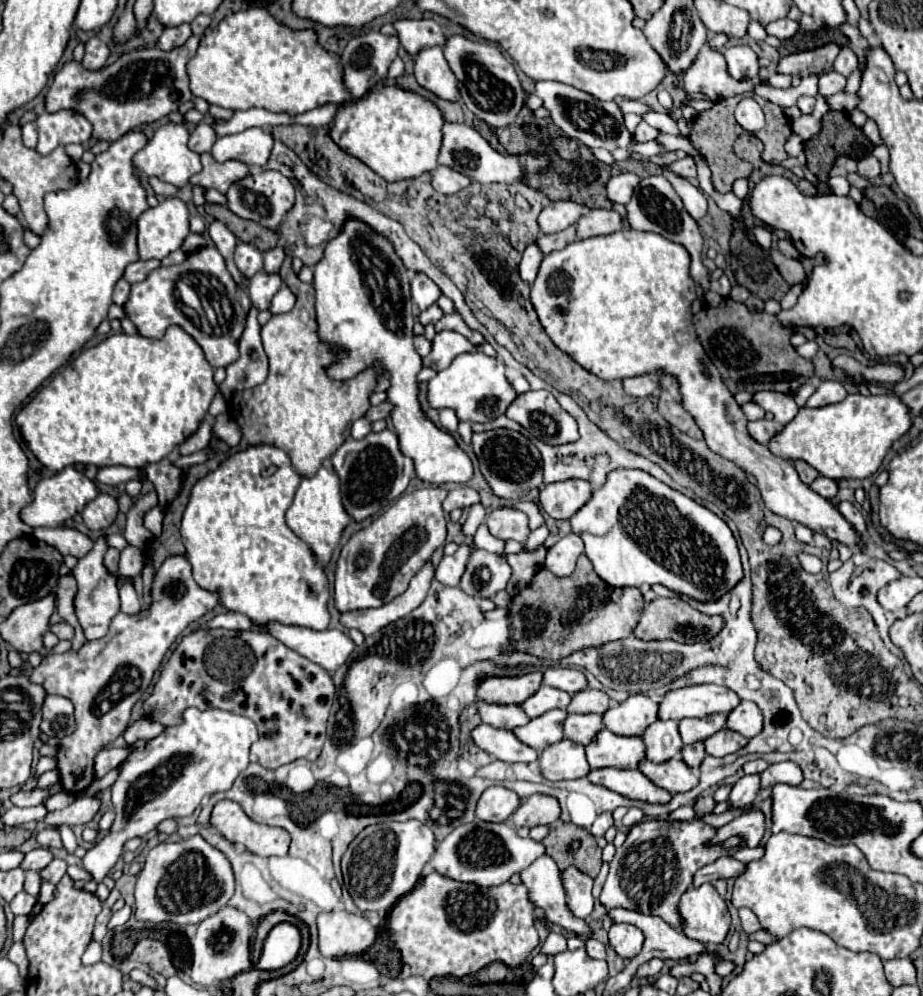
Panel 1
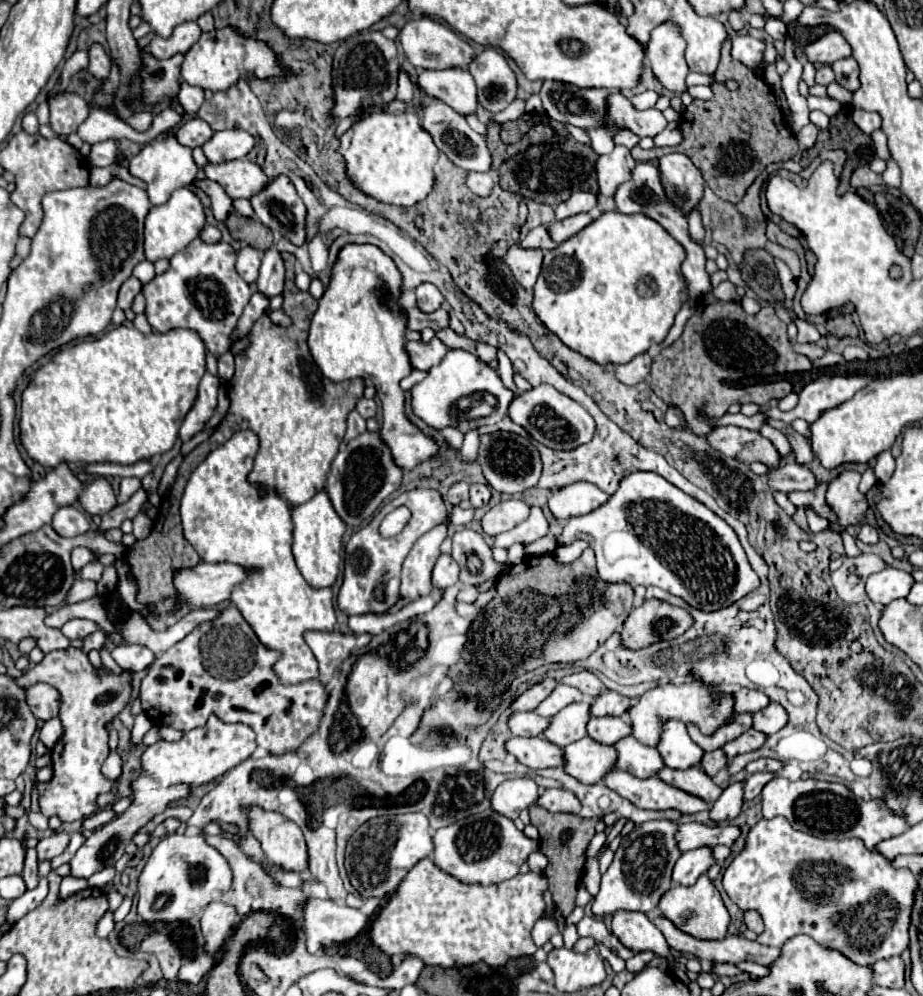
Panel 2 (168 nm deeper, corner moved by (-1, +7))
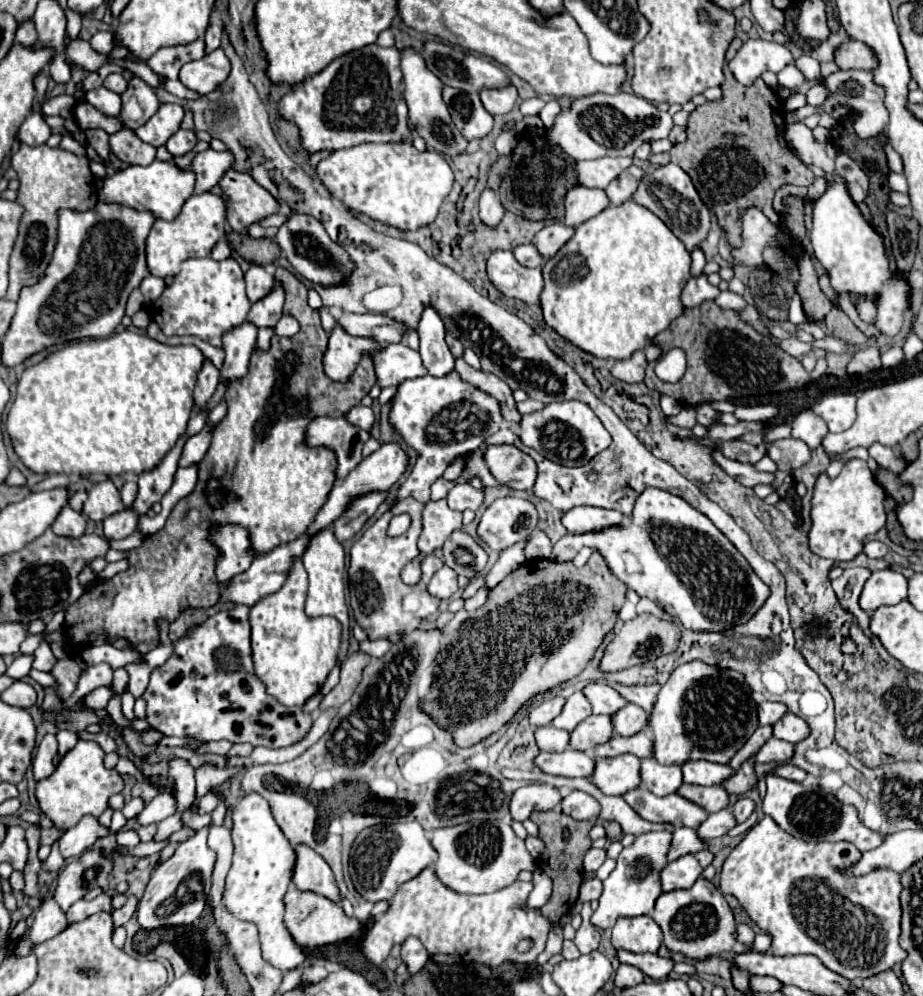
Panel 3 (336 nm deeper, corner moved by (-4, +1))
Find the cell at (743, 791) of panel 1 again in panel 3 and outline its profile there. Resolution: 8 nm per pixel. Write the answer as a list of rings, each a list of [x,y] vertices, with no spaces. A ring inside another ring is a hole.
[[[726,807],[718,813],[708,815],[708,819],[698,827],[698,837],[704,841],[710,841],[714,837],[726,835],[734,825],[736,825],[736,819],[732,817],[732,809]]]

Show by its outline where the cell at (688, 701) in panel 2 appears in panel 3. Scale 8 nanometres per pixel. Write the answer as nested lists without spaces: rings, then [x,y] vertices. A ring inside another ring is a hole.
[[[692,661],[680,665],[662,685],[648,715],[648,725],[654,733],[652,755],[658,763],[682,765],[688,759],[706,759],[726,765],[754,733],[758,717],[756,703],[740,673]]]

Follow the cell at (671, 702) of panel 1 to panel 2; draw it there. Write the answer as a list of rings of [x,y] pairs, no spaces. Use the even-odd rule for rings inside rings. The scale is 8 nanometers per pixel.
[[[741,689],[741,691],[733,693],[733,697],[735,697],[735,711],[737,713],[757,713],[771,703],[771,699],[759,689],[753,689],[753,691]]]

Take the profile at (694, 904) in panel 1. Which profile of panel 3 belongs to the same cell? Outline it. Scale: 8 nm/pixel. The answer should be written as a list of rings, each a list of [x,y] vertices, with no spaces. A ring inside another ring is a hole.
[[[700,877],[690,889],[662,893],[652,911],[652,919],[664,933],[664,945],[670,951],[684,953],[686,957],[704,959],[710,955],[728,953],[736,947],[734,915],[722,893],[704,877]]]

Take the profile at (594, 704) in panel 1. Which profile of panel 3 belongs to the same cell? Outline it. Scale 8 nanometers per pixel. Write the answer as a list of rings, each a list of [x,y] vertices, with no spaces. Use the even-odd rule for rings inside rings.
[[[628,703],[624,705],[624,709],[618,709],[612,715],[612,727],[618,735],[634,735],[638,731],[642,731],[648,725],[648,715],[644,713],[642,707]]]

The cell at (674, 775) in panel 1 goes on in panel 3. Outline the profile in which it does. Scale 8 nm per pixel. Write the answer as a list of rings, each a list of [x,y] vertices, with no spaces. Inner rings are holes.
[[[682,783],[678,789],[678,795],[686,797],[688,801],[700,805],[706,813],[716,813],[724,807],[728,807],[728,793],[724,791],[722,785],[710,785],[710,787],[702,787],[702,785],[688,785]]]

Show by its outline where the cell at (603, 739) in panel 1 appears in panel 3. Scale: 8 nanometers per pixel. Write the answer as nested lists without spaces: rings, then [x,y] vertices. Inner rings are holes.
[[[654,757],[640,759],[640,781],[642,787],[654,795],[670,795],[682,785],[682,771],[678,765],[660,765]]]

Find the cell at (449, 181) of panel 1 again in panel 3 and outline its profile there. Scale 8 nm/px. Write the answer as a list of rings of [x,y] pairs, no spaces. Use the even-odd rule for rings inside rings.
[[[484,189],[484,193],[480,195],[480,219],[490,225],[496,227],[500,223],[504,215],[504,207],[498,199],[498,195],[492,189]]]

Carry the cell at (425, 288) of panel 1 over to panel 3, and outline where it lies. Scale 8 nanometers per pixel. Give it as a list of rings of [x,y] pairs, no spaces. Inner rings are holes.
[[[432,305],[424,309],[420,323],[418,323],[418,335],[420,335],[420,355],[424,361],[424,367],[430,375],[442,377],[454,369],[454,355],[450,353],[446,341],[444,341],[444,321]]]

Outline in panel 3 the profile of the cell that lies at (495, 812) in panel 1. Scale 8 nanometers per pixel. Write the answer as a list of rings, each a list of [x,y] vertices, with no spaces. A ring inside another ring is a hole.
[[[532,783],[524,785],[514,791],[510,801],[510,815],[514,821],[526,821],[530,813],[534,811],[548,811],[560,805],[562,795],[558,789],[544,785],[544,783]]]

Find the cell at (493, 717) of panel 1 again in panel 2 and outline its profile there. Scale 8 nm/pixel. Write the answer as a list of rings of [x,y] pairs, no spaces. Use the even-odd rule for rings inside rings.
[[[515,713],[509,717],[509,727],[515,737],[539,737],[549,727],[549,719],[537,713]]]

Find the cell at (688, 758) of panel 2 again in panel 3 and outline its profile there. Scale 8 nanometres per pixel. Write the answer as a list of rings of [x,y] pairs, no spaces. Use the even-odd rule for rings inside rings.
[[[686,761],[682,767],[684,783],[694,785],[720,785],[726,777],[734,773],[728,765],[716,765],[712,761]]]

